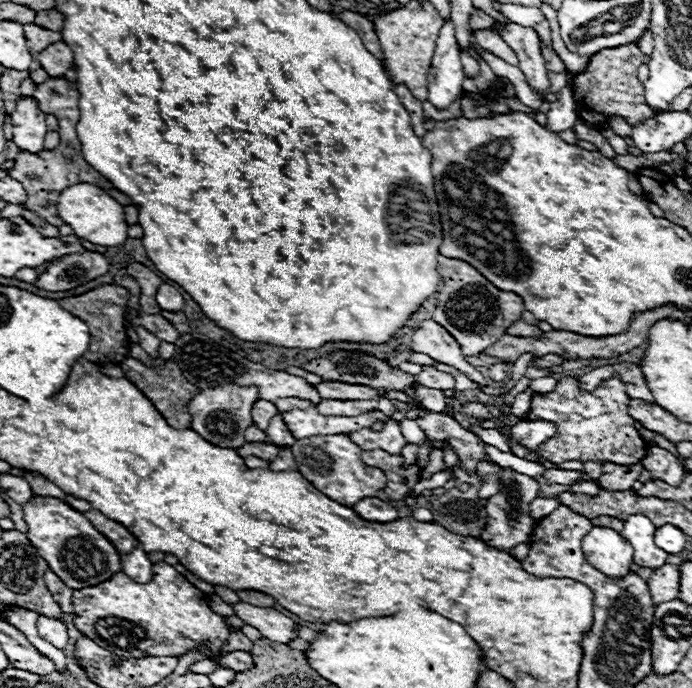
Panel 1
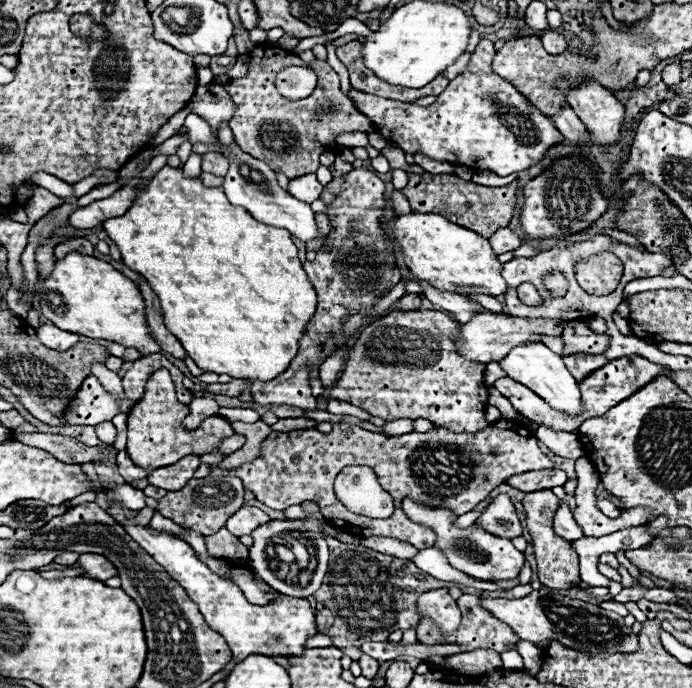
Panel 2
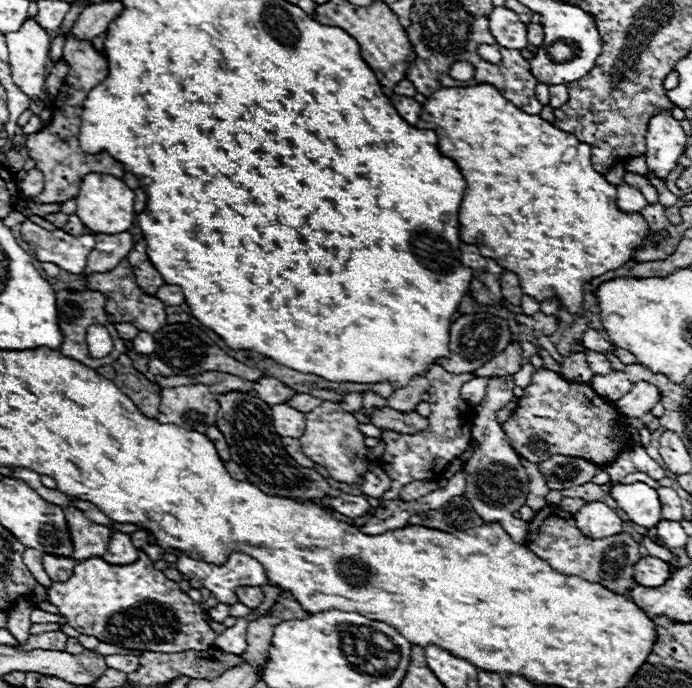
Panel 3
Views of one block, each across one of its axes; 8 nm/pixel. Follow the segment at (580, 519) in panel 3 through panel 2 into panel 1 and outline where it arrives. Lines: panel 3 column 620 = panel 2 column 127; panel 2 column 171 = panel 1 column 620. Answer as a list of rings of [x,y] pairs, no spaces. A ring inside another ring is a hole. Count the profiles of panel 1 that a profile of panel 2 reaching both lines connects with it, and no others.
[[[592,526],[582,540],[582,552],[592,566],[608,576],[628,574],[632,564],[632,546],[616,530]]]

